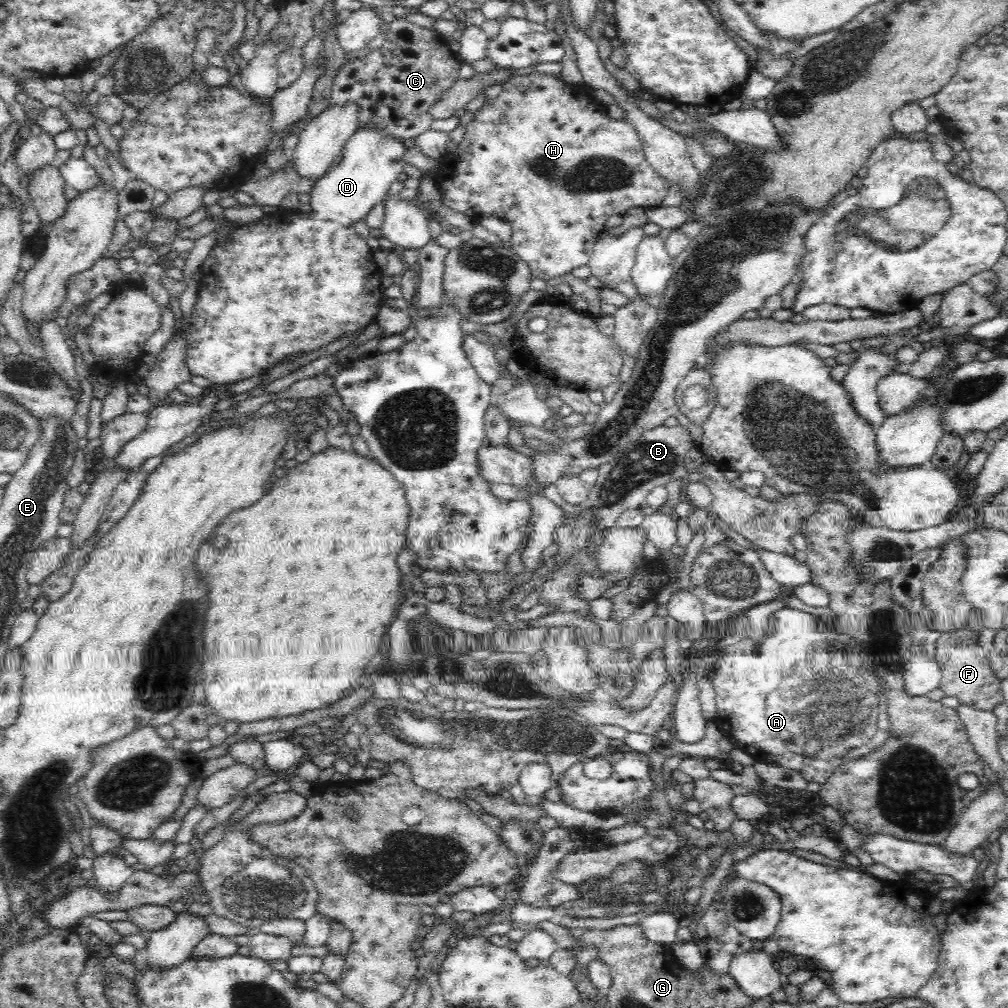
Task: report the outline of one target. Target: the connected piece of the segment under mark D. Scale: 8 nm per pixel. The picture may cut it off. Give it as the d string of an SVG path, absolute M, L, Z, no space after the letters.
M381 126L358 127L354 134L348 138L347 144L341 151L342 160L338 166L316 182L310 192L310 206L324 221L332 221L340 227L352 226L354 222L364 219L368 212L382 200L391 184L396 182L398 176L404 173L404 155L406 148L403 141L392 139L385 134Z

